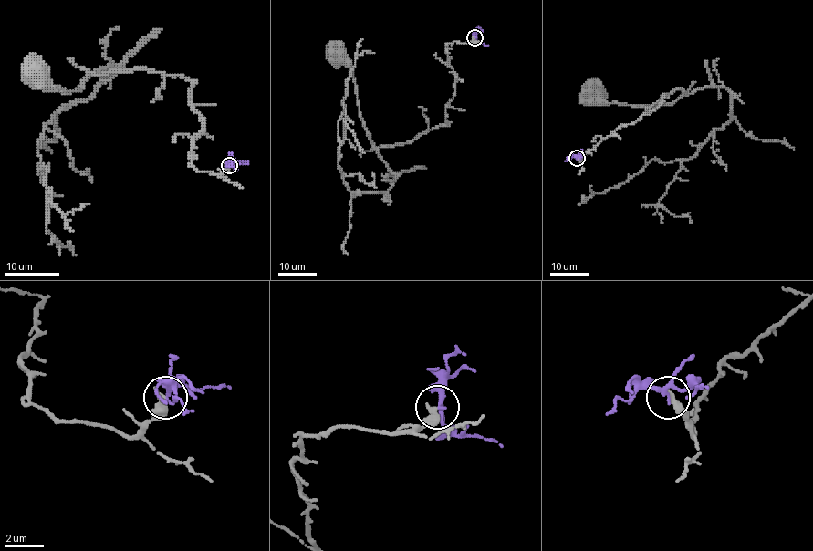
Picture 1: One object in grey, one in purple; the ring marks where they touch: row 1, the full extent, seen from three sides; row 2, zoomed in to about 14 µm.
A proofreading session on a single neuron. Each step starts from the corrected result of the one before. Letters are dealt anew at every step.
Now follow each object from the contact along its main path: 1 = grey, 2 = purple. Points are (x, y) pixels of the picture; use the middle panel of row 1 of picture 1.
1: (474, 37), (453, 42), (446, 50), (455, 79), (447, 123), (377, 148), (359, 112), (352, 70), (335, 53)
2: (474, 37), (478, 43), (487, 46)

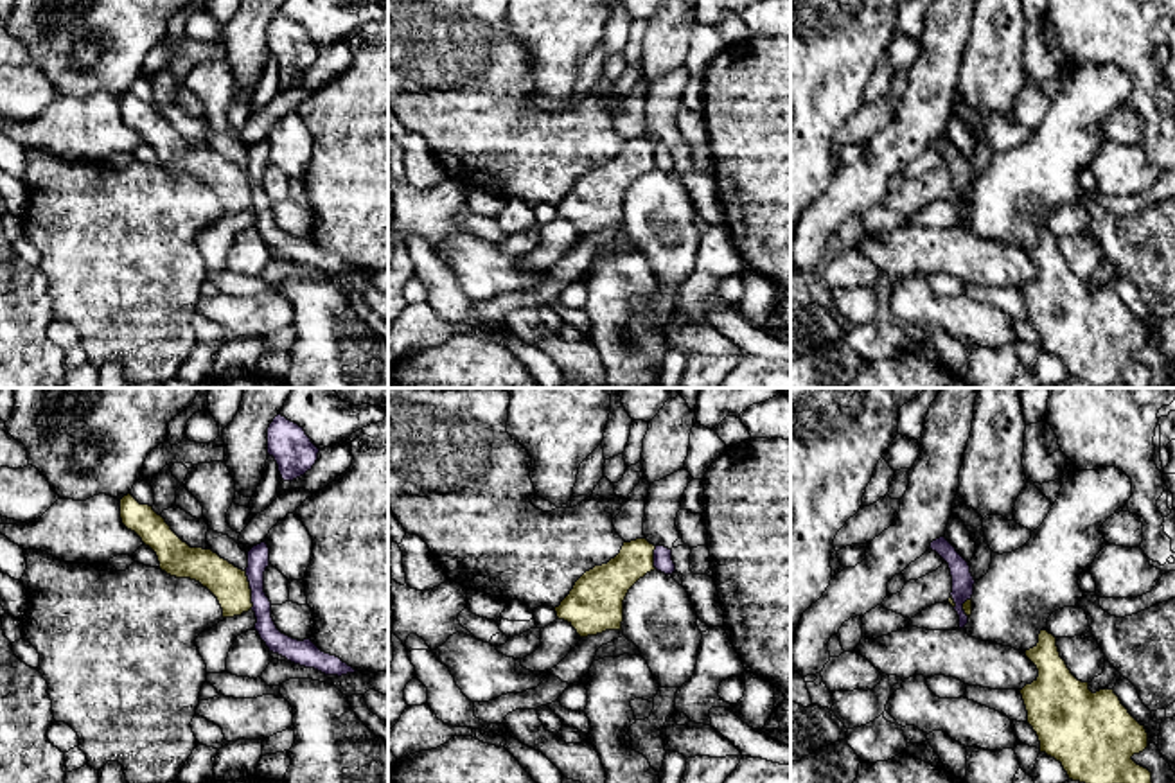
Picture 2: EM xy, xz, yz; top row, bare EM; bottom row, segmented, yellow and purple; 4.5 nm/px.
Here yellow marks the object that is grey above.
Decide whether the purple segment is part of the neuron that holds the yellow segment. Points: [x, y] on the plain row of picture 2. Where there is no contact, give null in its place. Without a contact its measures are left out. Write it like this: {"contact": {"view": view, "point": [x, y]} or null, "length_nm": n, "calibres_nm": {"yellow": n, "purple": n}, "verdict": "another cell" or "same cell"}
{"contact": {"view": "xy", "point": [250, 189]}, "length_nm": 180, "calibres_nm": {"yellow": 170, "purple": 100}, "verdict": "another cell"}

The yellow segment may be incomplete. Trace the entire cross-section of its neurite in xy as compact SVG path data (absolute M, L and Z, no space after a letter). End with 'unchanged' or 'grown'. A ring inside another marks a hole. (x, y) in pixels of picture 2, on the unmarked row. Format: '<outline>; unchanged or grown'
M131 92L120 97L120 117L156 151L162 169L176 176L196 178L207 185L217 196L223 216L252 208L252 187L246 169L212 147L190 145L153 104L140 102Z; unchanged

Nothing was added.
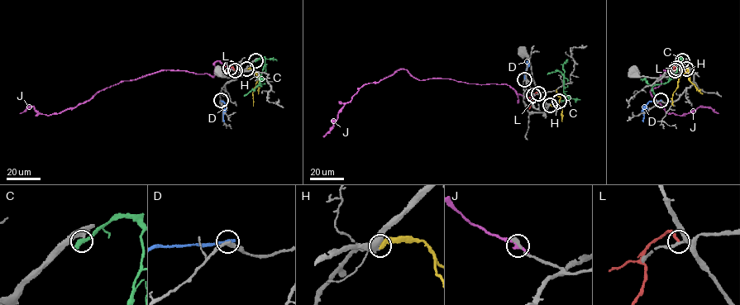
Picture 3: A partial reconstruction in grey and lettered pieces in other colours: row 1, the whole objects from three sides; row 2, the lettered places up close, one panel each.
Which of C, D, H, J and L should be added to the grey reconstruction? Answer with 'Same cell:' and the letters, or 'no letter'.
Same cell: no letter

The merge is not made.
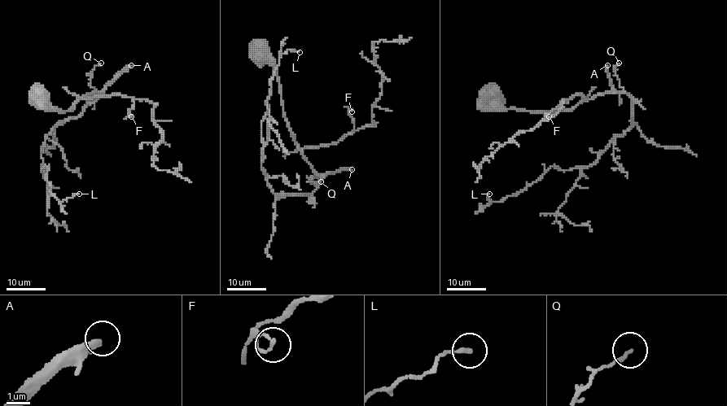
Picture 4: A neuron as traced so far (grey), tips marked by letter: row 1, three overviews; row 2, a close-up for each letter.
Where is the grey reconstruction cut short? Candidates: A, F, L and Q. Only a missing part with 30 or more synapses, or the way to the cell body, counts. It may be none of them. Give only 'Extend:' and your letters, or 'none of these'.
Extend: A

